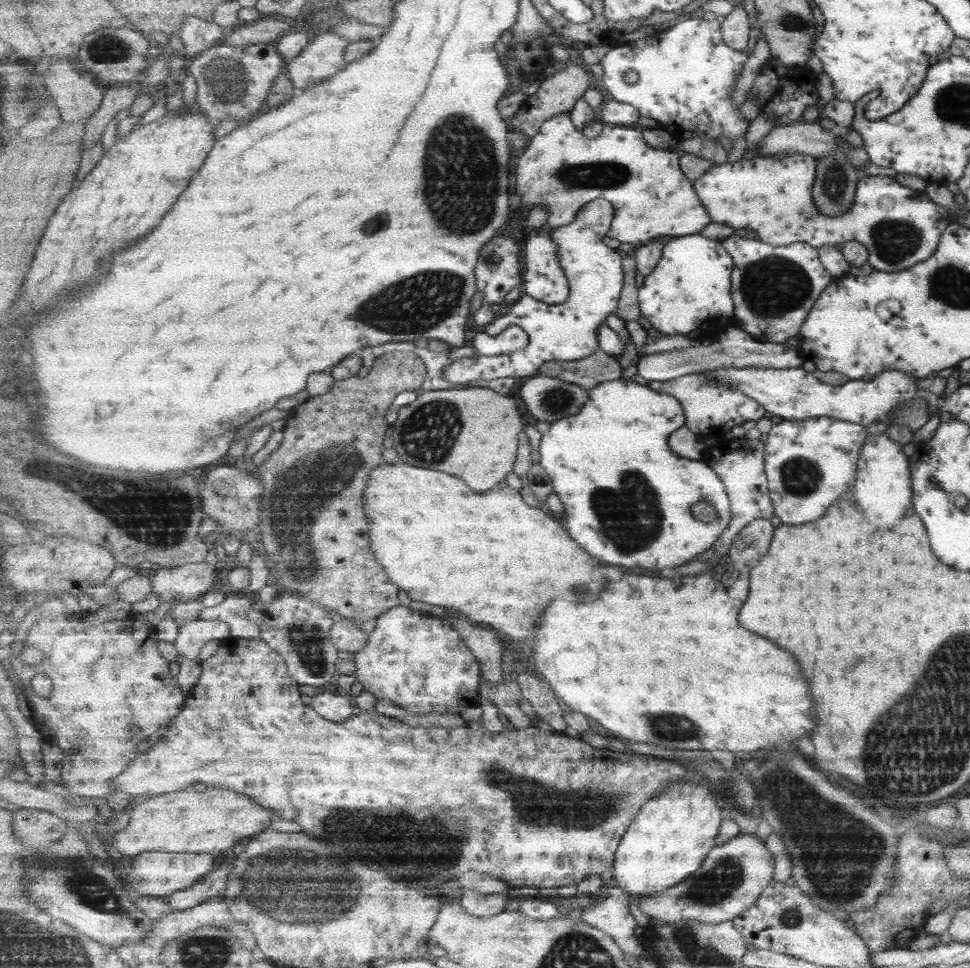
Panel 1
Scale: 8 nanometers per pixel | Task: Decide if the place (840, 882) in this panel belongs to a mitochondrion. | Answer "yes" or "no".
yes

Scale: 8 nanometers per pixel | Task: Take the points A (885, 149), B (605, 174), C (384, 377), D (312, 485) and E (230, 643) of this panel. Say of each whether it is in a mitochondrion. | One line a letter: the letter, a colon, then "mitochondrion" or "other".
A: other
B: mitochondrion
C: other
D: mitochondrion
E: other

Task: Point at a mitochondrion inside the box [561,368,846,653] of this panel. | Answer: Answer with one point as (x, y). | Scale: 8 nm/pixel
(629, 530)

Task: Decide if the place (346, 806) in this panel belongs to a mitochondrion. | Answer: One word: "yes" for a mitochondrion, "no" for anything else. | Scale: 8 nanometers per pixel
no

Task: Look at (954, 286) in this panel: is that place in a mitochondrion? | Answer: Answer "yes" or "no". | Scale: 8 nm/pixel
yes

